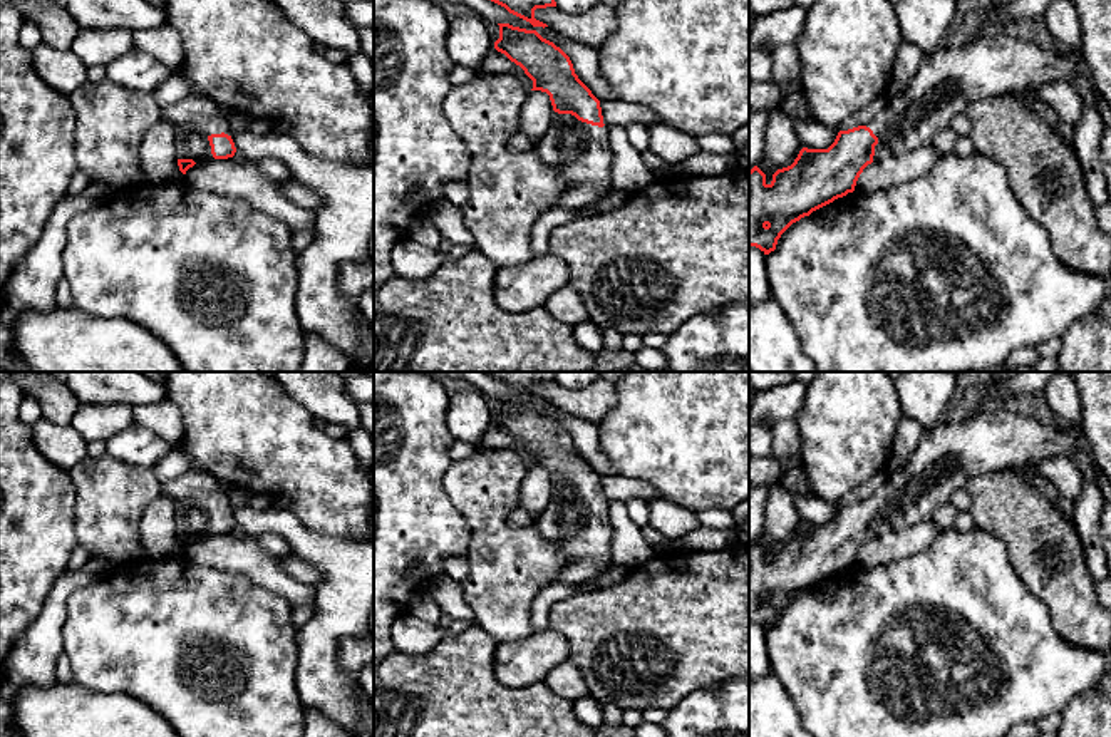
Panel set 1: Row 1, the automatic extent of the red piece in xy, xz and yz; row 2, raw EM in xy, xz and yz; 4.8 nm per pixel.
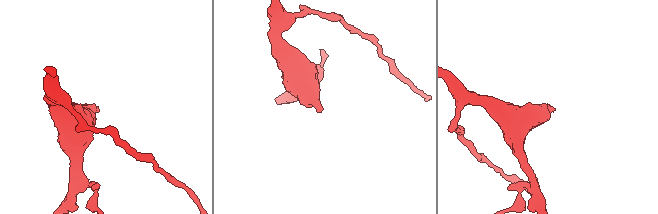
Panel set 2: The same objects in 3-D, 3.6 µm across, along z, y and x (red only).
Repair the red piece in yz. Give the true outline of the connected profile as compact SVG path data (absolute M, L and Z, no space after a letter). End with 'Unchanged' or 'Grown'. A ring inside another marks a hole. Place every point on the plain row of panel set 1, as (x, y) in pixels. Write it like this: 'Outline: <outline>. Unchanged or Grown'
Outline: M1005 409L984 410L960 422L942 420L933 430L923 432L908 461L890 472L866 501L840 506L828 524L803 523L791 541L773 549L769 559L757 541L749 546L749 621L769 630L793 598L853 568L868 539L932 519L938 509L950 502L952 494L964 489L972 477L1036 467L1059 456L1076 456L1077 430L1077 427L1064 427L1061 420L1041 424L1017 410Z. Grown

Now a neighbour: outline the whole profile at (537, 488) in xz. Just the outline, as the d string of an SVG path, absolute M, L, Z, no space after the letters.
M530 466L519 487L519 508L540 516L551 499L553 487L553 481L546 467Z

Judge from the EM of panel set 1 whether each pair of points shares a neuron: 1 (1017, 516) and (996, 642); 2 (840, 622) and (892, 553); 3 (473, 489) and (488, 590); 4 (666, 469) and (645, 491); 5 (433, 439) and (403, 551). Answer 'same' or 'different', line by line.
1: different
2: different
3: same
4: different
5: same

